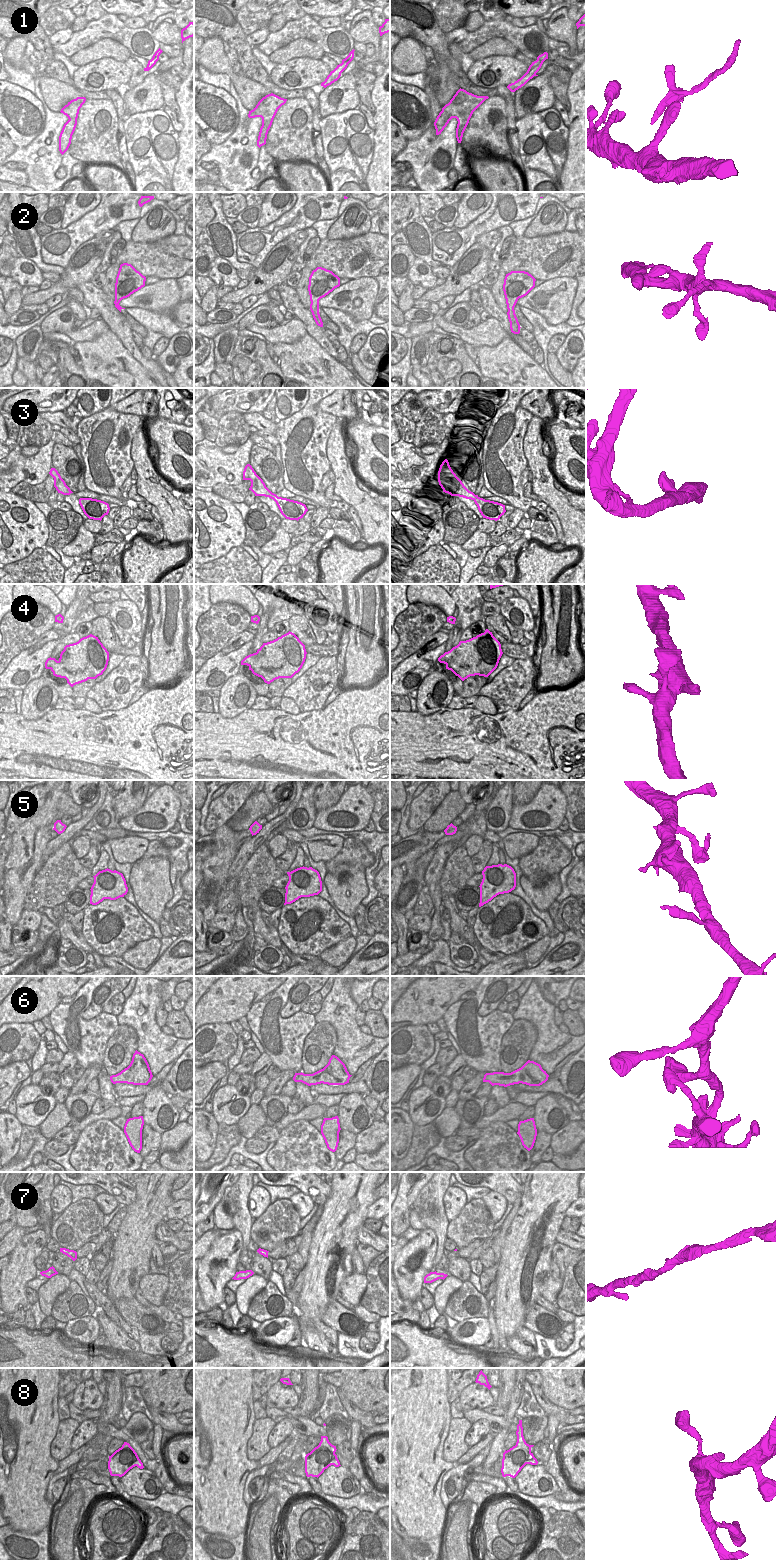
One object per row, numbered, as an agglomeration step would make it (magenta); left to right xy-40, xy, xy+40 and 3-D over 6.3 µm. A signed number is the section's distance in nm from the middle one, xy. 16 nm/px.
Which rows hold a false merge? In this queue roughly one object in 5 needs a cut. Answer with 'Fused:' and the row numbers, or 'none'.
Fused: 1

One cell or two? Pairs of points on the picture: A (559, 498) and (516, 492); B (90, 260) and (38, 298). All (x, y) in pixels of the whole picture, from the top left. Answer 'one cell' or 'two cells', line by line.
A: two cells
B: one cell

